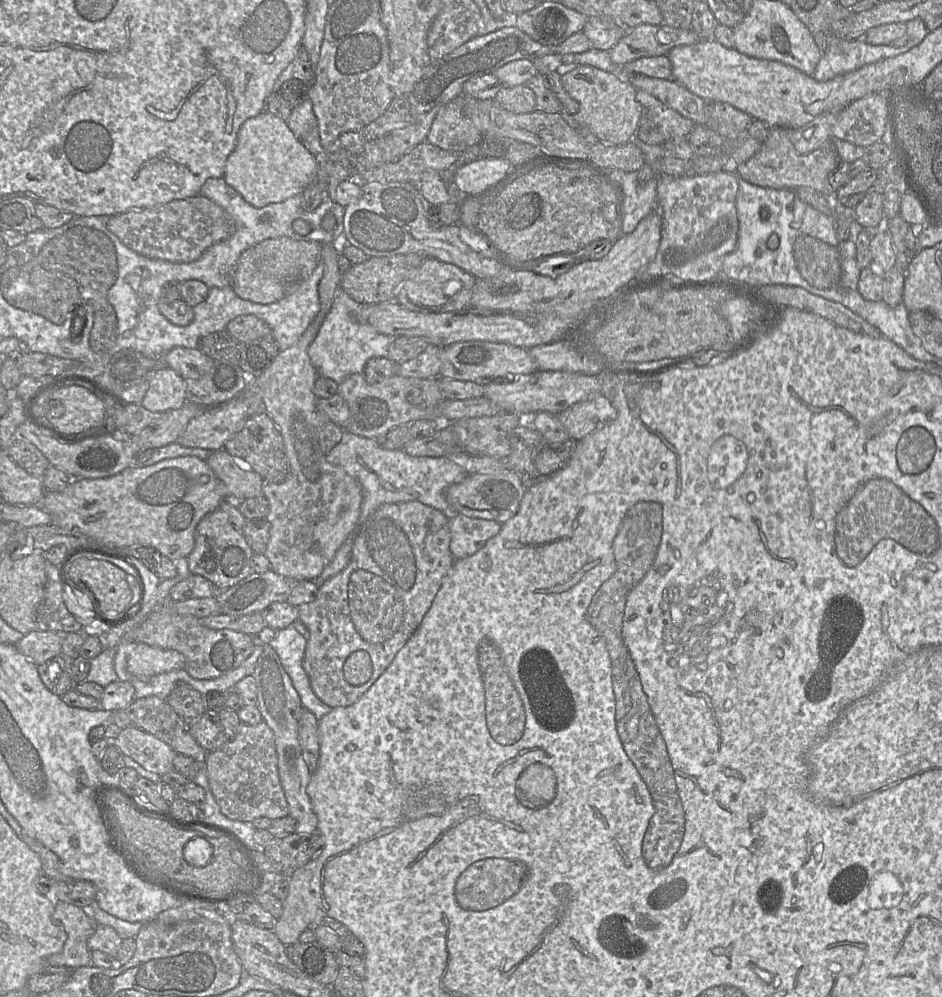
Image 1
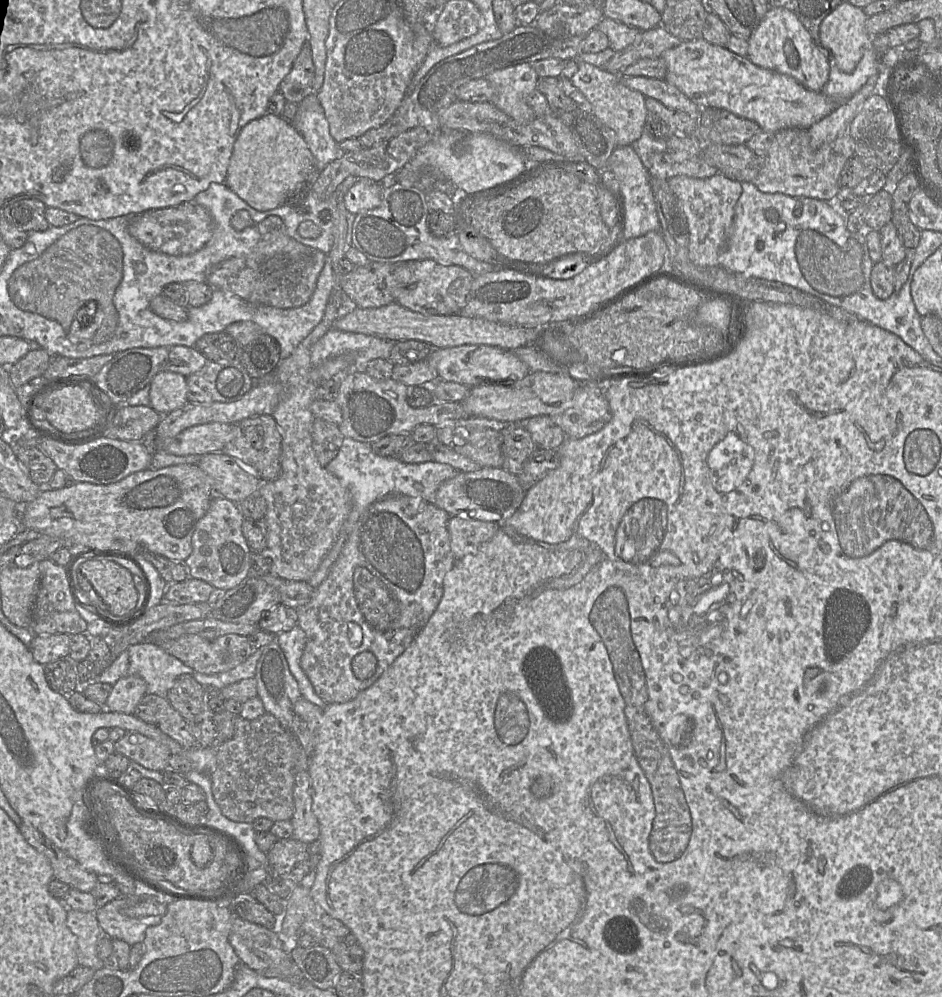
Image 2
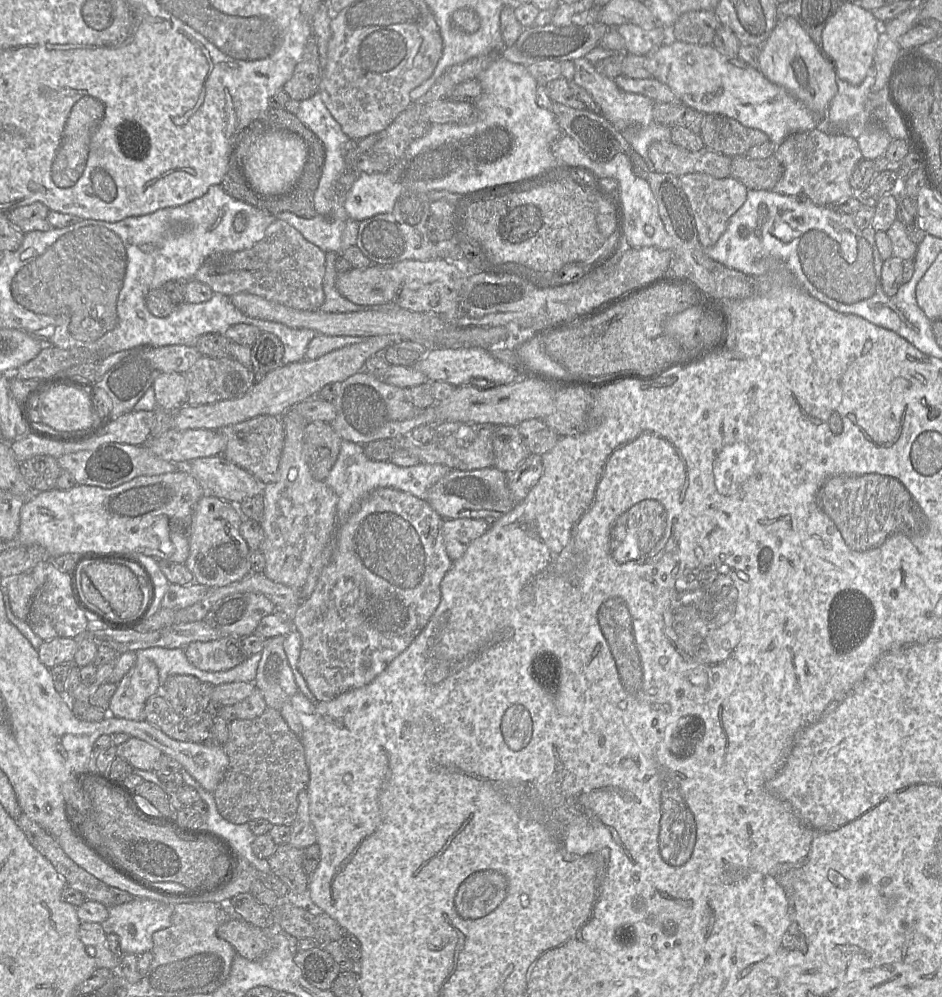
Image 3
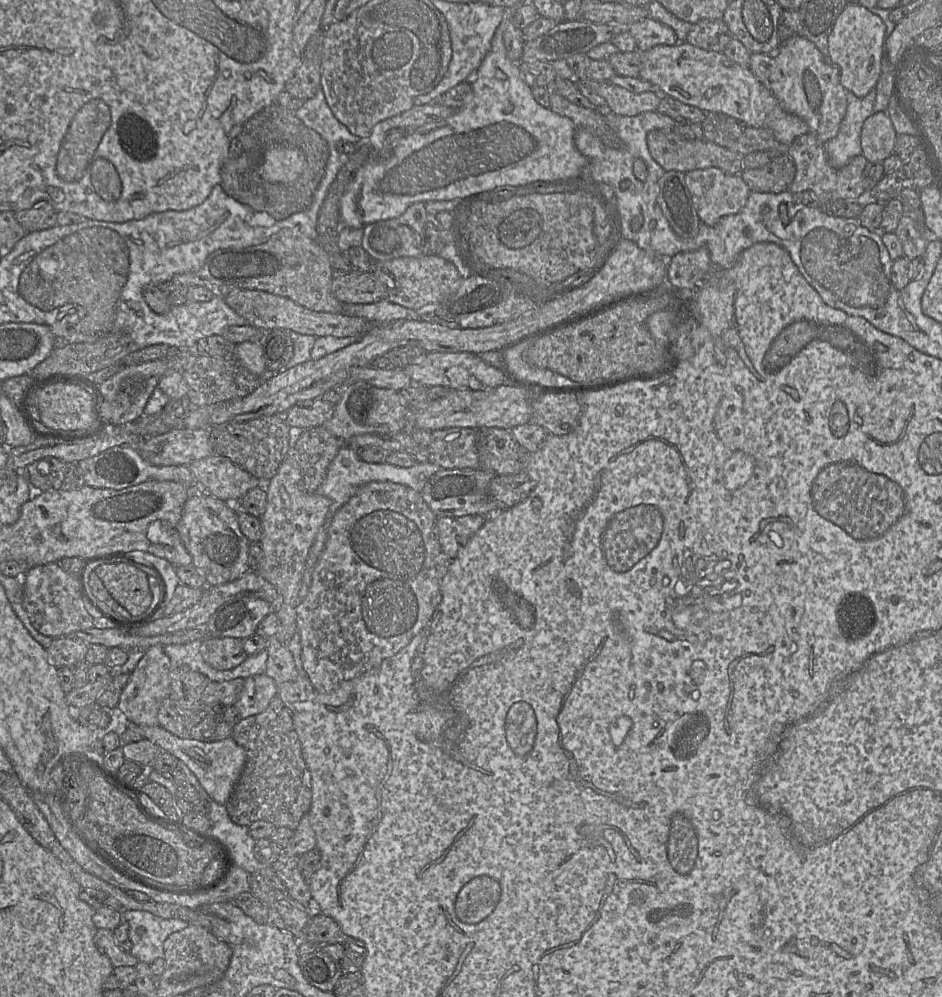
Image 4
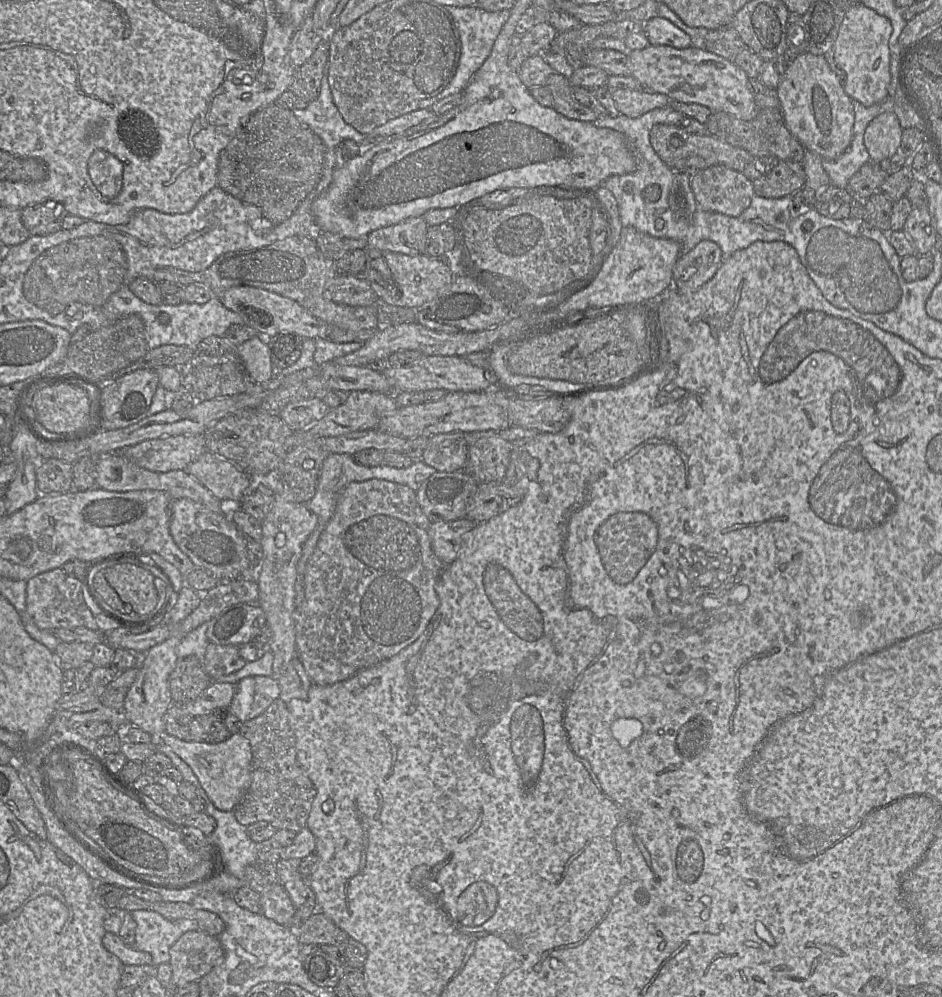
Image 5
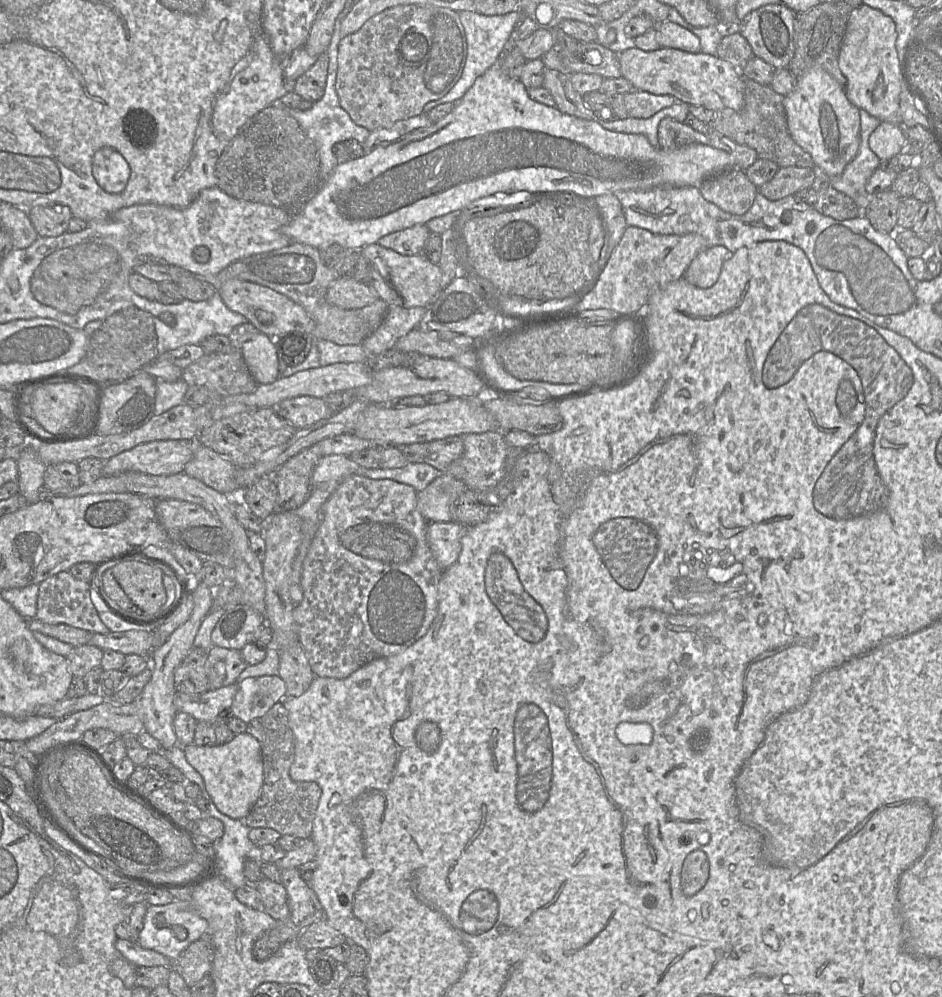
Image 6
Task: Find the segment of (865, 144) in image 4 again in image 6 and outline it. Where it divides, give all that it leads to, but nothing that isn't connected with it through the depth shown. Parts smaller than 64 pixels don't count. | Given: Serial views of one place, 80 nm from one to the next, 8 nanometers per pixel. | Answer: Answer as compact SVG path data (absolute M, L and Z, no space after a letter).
M882 121L869 136L869 147L880 160L898 156L906 143L906 136L900 125Z

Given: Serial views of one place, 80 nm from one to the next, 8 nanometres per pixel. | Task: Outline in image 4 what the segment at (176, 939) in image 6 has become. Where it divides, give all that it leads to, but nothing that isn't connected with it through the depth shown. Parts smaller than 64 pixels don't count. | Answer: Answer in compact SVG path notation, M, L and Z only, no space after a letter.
M143 910L126 911L121 915L129 924L130 954L148 965L164 957L163 944L168 936L189 925L180 919L163 919Z

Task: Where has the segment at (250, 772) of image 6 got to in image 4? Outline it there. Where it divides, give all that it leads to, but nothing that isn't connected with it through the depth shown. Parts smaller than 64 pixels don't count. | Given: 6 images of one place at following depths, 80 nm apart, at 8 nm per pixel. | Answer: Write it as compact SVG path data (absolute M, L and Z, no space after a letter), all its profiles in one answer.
M125 722L127 729L132 729L165 751L182 761L195 775L201 787L219 805L225 806L237 783L246 762L244 749L229 737L225 740L207 743L193 739L180 739L160 726L139 726Z

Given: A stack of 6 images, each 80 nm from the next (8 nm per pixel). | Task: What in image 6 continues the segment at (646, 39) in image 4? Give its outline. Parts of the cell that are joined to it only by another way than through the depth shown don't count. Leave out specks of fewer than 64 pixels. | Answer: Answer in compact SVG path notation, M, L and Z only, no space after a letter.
M669 20L655 23L655 36L658 44L665 48L674 48L689 53L700 53L699 38L688 29Z

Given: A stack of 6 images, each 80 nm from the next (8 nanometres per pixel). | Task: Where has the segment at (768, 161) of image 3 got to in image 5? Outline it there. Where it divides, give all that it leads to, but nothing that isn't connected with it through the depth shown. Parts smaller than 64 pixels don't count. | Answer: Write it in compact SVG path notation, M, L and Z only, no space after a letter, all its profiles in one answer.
M779 161L765 176L752 181L755 194L765 198L781 198L801 190L806 174L801 163Z

